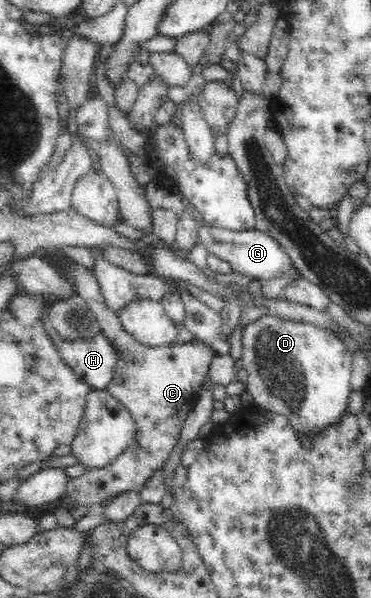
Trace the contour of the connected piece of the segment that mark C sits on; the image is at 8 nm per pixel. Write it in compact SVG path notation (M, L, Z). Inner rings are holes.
M66 256L54 261L53 267L59 269L61 275L74 285L76 293L89 304L89 309L101 324L101 333L119 352L113 379L105 390L129 410L137 426L137 433L129 447L117 459L105 467L91 468L83 475L69 479L60 503L65 504L66 509L82 512L91 505L101 504L108 497L115 499L119 494L131 490L140 492L146 481L164 465L179 442L185 419L217 353L195 337L190 343L164 347L148 347L138 343L123 329L119 316L107 307L93 270Z

